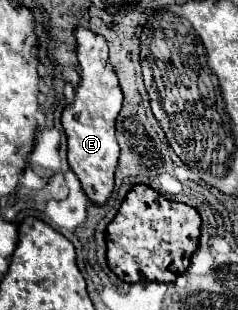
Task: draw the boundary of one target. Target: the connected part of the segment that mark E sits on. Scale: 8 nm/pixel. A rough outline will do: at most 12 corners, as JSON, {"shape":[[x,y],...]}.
{"shape":[[77,28],[81,84],[63,112],[69,166],[103,206],[123,94],[103,36]]}

